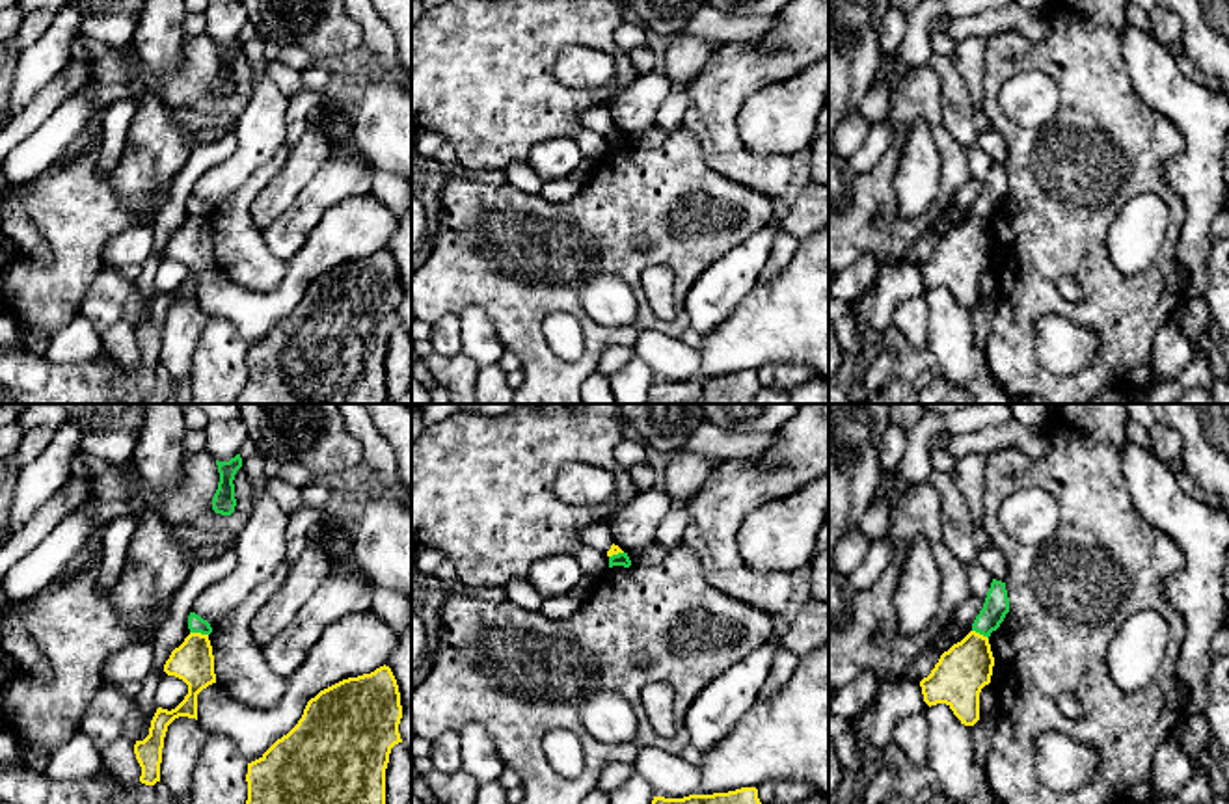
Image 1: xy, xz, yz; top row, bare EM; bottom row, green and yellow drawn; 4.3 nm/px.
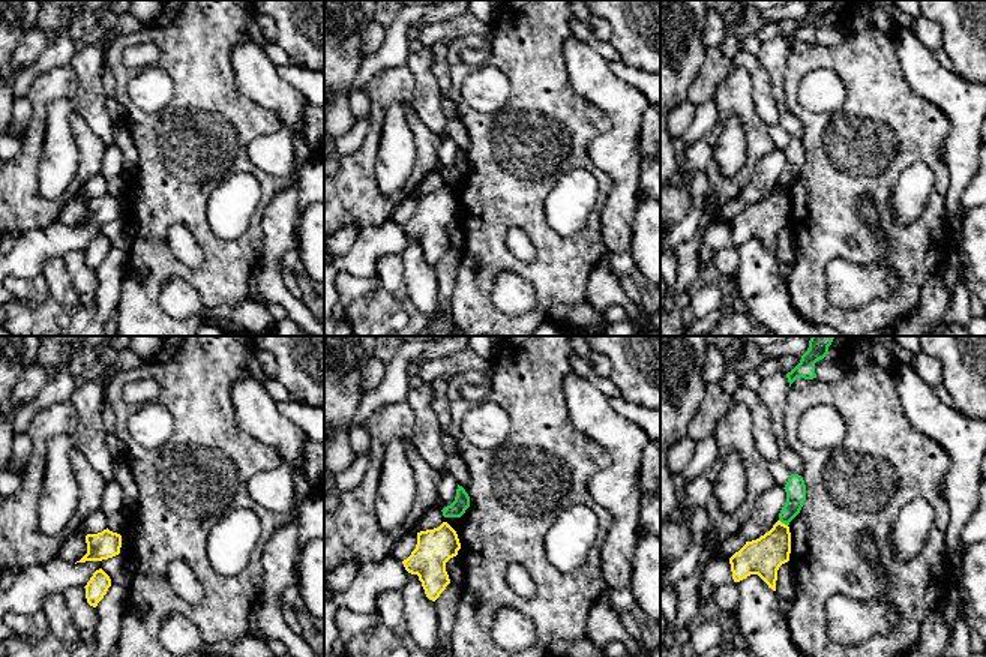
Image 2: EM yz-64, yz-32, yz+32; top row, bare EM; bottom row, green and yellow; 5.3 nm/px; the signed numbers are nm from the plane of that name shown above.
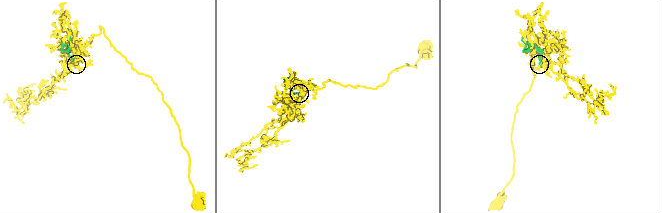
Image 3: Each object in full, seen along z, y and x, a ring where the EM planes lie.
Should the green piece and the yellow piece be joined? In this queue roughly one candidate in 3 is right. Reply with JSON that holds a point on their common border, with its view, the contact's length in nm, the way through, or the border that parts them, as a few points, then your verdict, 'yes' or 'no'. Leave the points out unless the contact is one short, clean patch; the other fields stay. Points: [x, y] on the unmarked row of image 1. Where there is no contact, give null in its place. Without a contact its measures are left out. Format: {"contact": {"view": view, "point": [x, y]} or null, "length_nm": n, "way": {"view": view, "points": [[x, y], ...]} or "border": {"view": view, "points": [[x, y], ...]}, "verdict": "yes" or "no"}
{"contact": {"view": "xy", "point": [200, 214]}, "length_nm": 80, "border": {"view": "xy", "points": [[190, 214], [207, 218]]}, "verdict": "no"}

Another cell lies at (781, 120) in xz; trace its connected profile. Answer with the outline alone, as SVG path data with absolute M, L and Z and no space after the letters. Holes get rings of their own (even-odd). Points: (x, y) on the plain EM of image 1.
M829 56L750 95L737 115L739 138L756 154L793 156L814 141L827 102Z

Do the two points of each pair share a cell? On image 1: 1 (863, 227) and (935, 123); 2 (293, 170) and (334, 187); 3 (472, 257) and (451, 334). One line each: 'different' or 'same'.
1: same
2: different
3: different

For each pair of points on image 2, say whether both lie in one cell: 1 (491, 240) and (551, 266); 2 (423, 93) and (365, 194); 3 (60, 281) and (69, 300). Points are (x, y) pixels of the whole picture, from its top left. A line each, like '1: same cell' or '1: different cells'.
1: same cell
2: different cells
3: same cell

